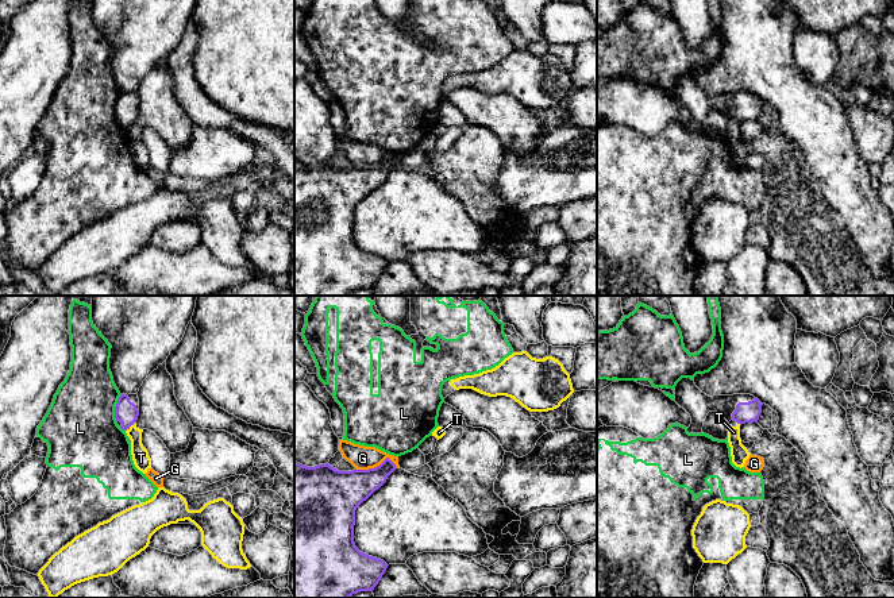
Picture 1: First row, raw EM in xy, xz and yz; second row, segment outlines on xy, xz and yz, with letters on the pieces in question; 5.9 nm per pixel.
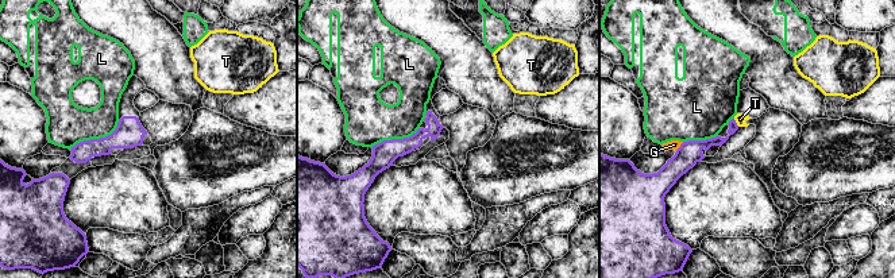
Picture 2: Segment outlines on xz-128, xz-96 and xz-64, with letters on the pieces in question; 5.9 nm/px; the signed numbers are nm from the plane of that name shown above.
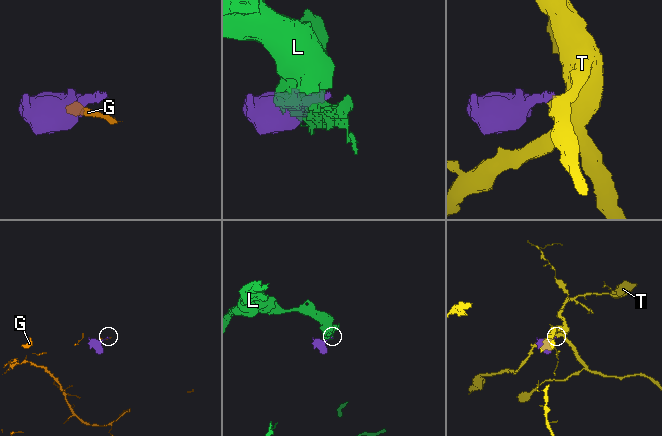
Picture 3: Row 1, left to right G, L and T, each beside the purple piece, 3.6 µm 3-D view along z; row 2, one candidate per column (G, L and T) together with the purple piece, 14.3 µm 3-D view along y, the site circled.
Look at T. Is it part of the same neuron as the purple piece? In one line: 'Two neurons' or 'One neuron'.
Two neurons

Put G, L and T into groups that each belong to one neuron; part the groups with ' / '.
G / L / T

